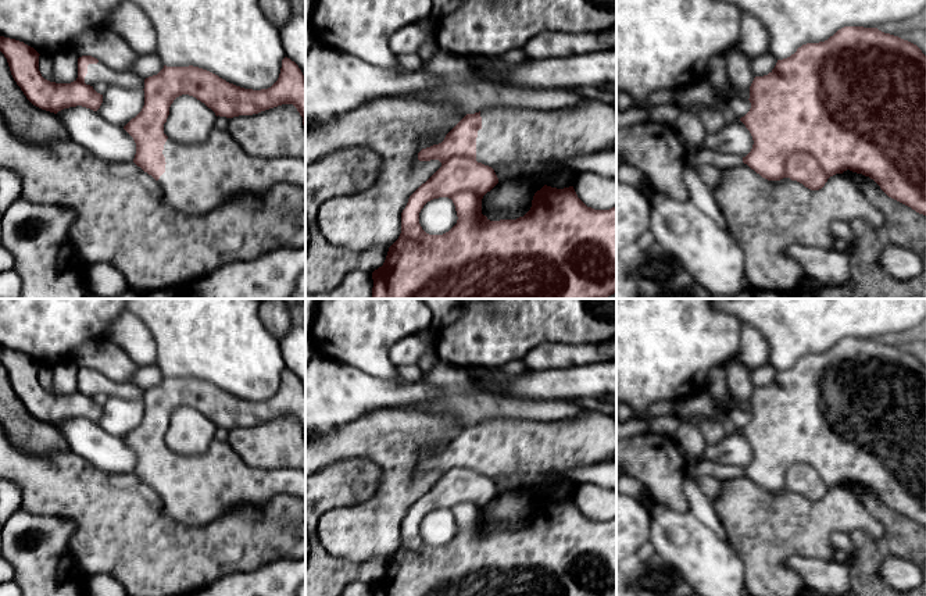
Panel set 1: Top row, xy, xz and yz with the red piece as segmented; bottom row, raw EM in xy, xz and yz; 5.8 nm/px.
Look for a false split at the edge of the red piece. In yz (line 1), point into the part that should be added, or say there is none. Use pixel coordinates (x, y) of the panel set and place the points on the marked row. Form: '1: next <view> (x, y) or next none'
1: next none

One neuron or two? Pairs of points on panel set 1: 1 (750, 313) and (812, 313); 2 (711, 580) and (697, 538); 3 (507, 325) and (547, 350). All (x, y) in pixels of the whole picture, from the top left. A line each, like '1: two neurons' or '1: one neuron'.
1: one neuron
2: one neuron
3: two neurons

